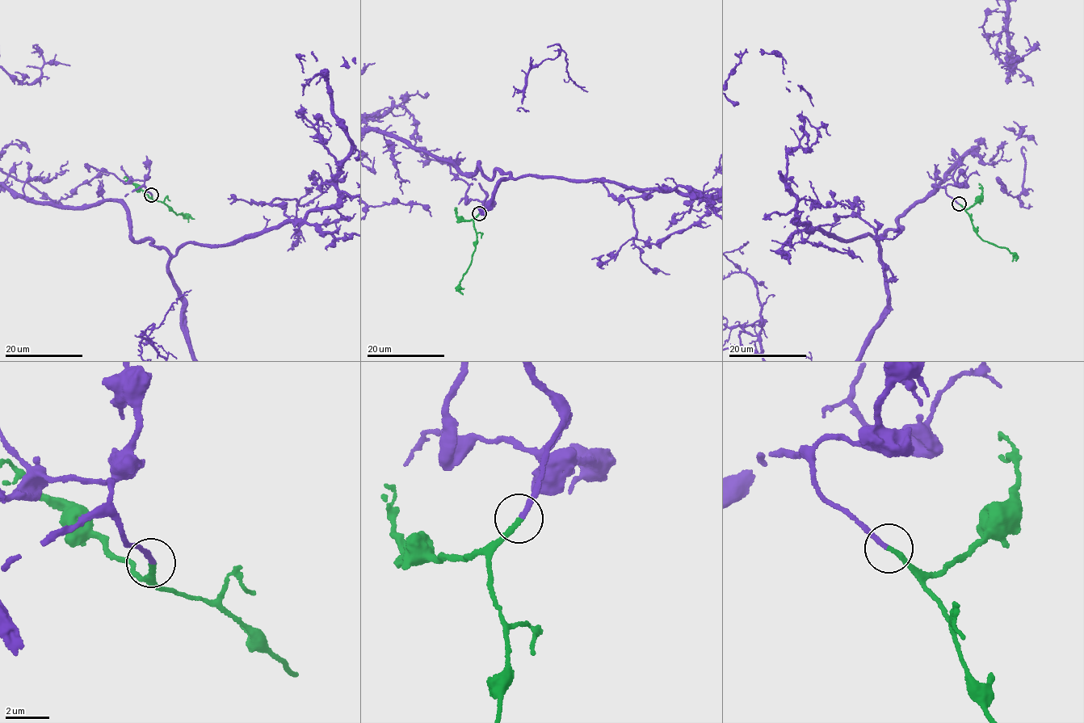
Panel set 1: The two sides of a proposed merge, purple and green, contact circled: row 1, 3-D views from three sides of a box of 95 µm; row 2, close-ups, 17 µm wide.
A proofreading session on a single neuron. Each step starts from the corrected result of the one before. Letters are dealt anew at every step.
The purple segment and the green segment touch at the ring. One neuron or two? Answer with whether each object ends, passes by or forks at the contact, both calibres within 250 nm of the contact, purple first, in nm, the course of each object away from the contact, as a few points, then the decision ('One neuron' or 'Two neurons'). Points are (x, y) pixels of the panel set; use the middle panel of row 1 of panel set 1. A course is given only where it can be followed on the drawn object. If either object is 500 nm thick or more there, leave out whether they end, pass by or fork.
At the ring purple ends. At the ring green ends. Thickness 220 nm (purple) against 240 nm. Course of green: (478, 214), (473, 220), (476, 247), (460, 287), (463, 294). One neuron

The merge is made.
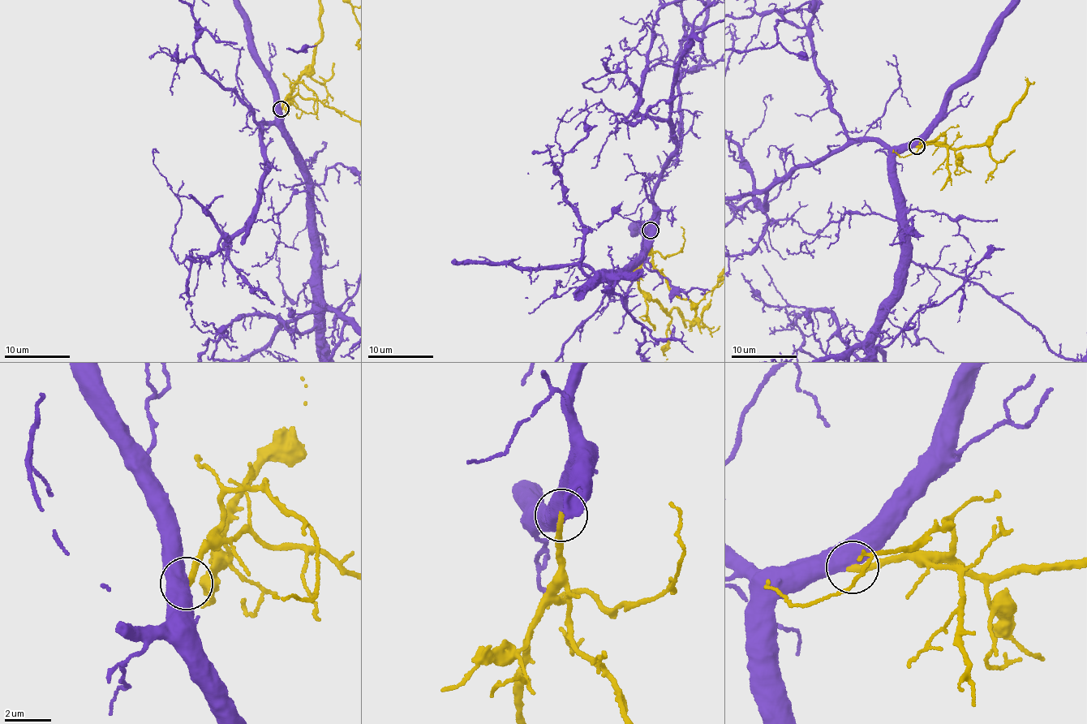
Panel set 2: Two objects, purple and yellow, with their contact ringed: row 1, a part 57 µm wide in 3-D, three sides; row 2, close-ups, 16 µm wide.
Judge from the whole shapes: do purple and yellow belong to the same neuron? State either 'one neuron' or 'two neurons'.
one neuron

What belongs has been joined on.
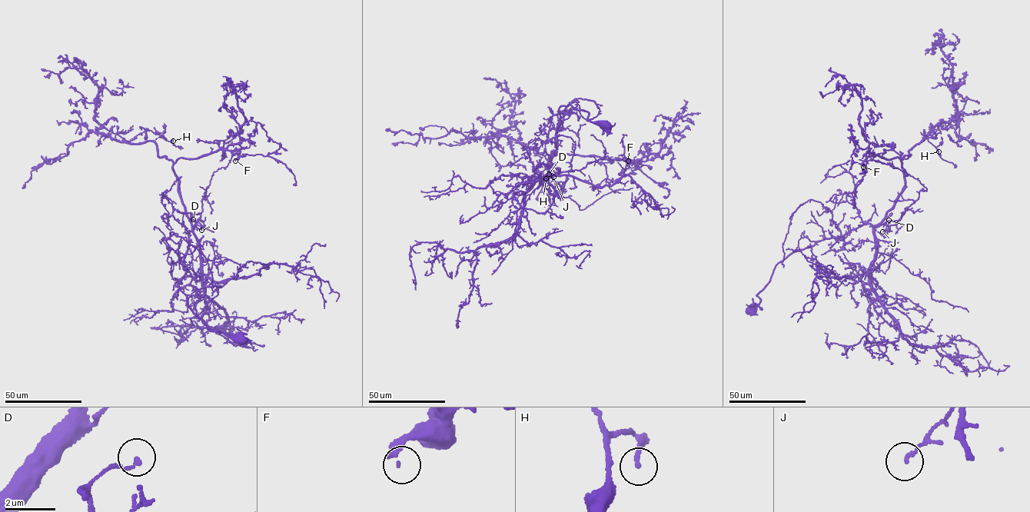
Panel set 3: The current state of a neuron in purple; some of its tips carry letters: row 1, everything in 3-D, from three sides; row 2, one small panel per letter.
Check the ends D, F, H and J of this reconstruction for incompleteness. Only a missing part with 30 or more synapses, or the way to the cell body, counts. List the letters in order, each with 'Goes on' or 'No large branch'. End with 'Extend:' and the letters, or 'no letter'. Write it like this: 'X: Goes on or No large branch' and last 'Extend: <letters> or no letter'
D: No large branch
F: Goes on
H: No large branch
J: No large branch
Extend: F

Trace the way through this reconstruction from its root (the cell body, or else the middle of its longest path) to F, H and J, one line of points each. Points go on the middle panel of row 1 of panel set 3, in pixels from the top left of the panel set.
F: (605, 125), (569, 102), (560, 106), (556, 150), (546, 167), (563, 154), (628, 161)
H: (605, 125), (569, 102), (560, 106), (549, 167), (556, 153), (542, 154), (546, 178)
J: (605, 125), (589, 121), (587, 112), (573, 108), (569, 102), (560, 106), (562, 123), (551, 158), (553, 177)

